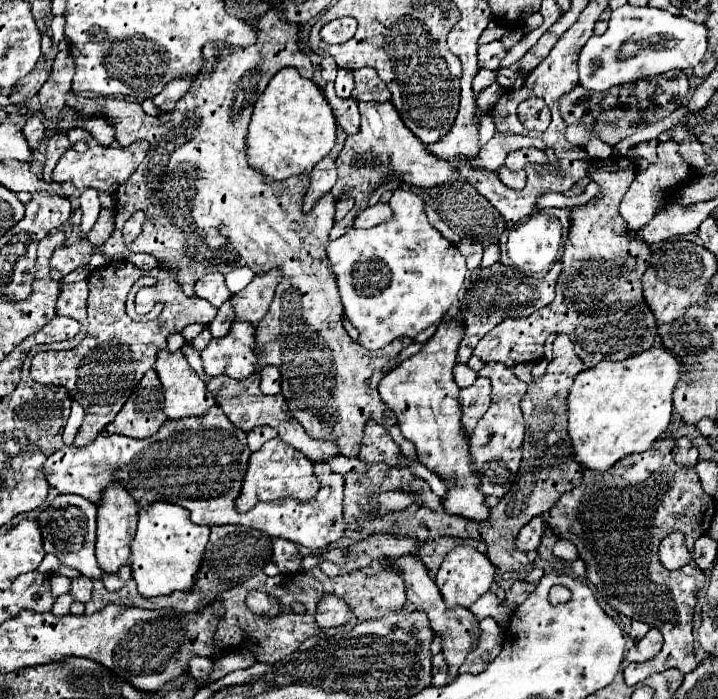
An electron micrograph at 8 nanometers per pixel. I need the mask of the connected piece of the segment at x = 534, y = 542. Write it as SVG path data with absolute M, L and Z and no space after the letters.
M537 516L537 518L533 518L527 526L521 528L521 534L519 534L515 546L517 546L519 550L537 550L543 532L545 532L543 516Z

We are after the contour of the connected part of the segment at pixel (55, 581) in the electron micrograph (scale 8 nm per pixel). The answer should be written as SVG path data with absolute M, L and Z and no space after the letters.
M55 574L51 578L51 590L53 590L53 596L61 596L65 592L71 590L71 580L67 576L61 576L61 574Z

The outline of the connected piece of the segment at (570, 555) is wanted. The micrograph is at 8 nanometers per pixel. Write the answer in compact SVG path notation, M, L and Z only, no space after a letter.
M557 540L557 544L553 546L553 554L563 560L563 562L573 562L577 558L577 548L571 544L571 542L565 542L565 540Z

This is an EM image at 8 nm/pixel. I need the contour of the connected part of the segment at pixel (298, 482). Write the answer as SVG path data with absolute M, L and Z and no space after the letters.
M273 438L265 442L261 450L249 456L249 466L247 466L243 486L235 506L239 512L247 512L259 502L273 502L279 498L309 500L313 498L313 494L317 494L317 490L319 490L319 482L313 474L313 462L309 462L299 450L289 446L287 442Z

